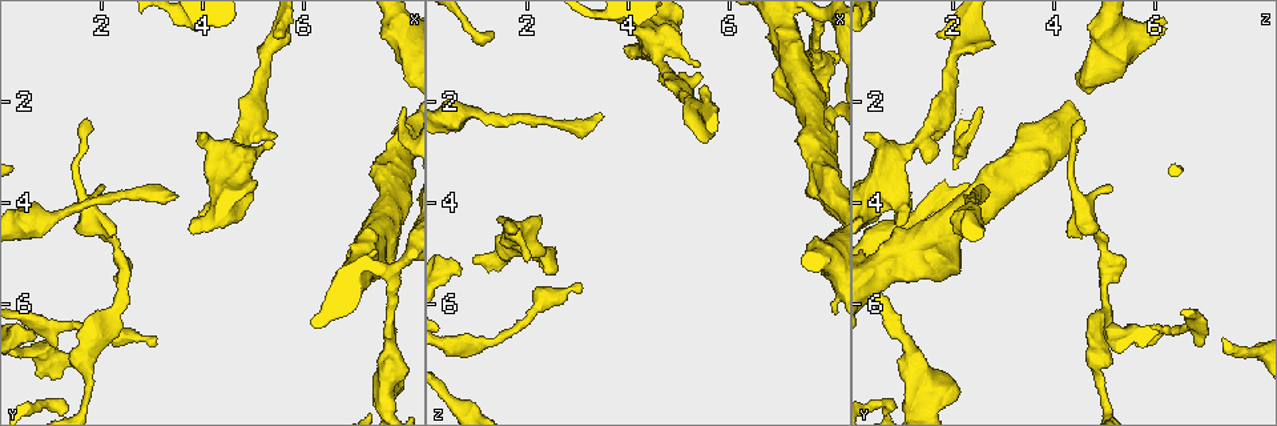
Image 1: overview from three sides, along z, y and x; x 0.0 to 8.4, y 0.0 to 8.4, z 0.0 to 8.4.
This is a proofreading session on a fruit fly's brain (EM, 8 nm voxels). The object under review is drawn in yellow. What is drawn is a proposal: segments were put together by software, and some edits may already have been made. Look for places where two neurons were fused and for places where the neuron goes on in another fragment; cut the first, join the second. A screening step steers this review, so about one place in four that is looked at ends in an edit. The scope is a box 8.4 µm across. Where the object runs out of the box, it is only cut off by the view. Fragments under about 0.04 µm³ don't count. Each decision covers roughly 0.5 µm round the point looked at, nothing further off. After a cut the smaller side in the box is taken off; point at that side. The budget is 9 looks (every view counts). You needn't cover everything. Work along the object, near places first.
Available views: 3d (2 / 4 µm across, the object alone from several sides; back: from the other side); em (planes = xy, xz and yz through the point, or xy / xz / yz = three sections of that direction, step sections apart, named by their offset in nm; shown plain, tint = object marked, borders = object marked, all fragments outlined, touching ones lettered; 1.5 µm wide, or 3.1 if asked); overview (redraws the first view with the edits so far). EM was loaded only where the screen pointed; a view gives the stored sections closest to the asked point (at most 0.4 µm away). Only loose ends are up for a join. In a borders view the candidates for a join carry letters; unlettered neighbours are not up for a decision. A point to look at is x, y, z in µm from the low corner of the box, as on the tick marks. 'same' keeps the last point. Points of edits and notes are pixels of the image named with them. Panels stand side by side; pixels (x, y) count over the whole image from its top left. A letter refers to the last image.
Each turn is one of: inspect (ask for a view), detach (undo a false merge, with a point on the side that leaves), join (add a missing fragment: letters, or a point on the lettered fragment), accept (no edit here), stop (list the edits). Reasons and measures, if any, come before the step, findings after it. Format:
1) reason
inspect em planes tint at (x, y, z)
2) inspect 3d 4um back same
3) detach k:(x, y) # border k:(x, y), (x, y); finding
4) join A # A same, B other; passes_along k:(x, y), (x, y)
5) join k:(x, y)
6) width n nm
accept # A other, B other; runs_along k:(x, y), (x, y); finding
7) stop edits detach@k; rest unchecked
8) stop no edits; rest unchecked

sharp bend
inspect em planes tint at (1.70, 7.95, 4.95)

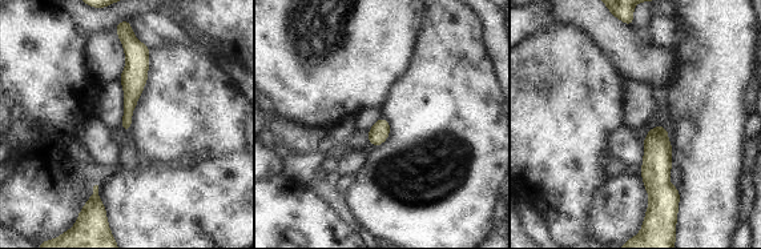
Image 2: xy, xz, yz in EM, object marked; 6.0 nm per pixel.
what lies round it
inspect em planes borders same

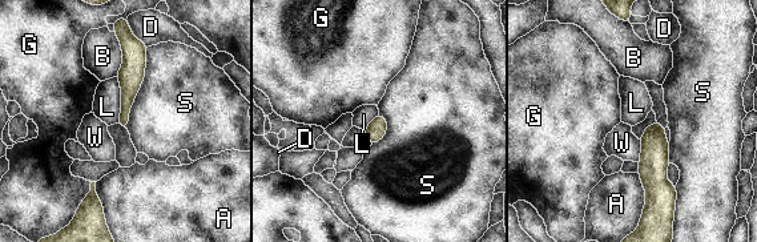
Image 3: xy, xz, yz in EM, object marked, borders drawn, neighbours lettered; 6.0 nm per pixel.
accept # A other, B other, D other, G other, L other, S other, W other; border 3:(148, 47), (144, 79), (125, 128); all the same neuron

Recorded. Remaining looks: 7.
thin end
inspect em xy step 8 borders at (3.10, 6.60, 5.70)

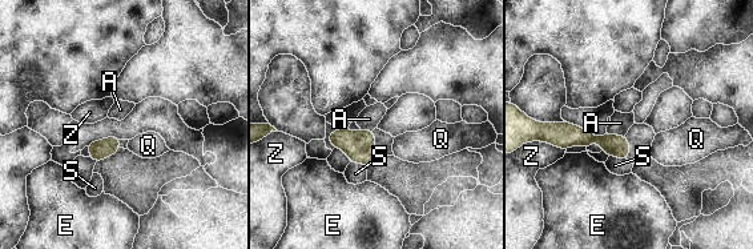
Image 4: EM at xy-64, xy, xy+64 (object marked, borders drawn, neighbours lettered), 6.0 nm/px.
accept # A other, E other, Q other, S other, Z other; none of them fits

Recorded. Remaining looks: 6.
an open end
inspect 3d 2um at (1.10, 6.80, 6.85)

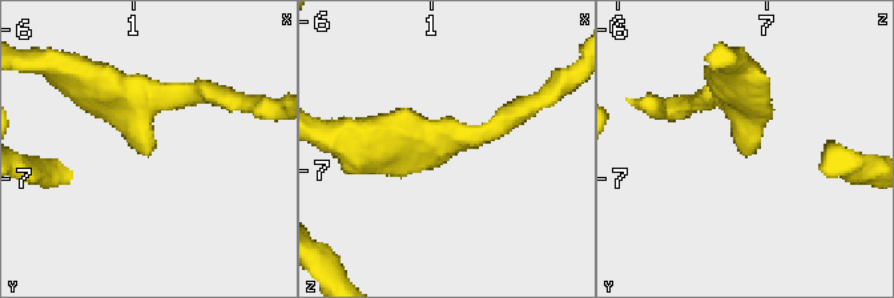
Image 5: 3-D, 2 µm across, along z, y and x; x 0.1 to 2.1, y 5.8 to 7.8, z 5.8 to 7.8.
inspect em planes tint at (1.04, 6.82, 6.88)

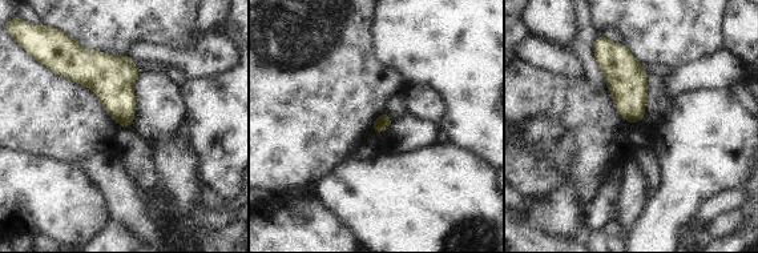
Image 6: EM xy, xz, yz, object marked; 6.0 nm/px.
see the neighbours
inspect em planes borders same

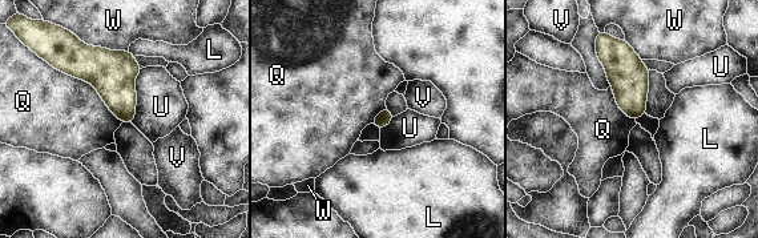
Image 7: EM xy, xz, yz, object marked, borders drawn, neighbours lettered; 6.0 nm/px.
accept # L other, Q other, U other, V other, W other; border 7:(49, 63), (87, 80), (123, 121); none of them fits

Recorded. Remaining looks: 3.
inspect em planes borders at (5.45, 2.85, 1.20)

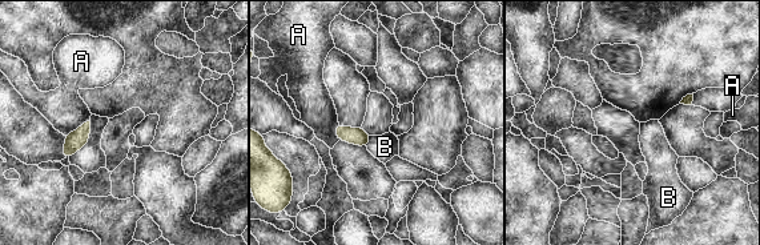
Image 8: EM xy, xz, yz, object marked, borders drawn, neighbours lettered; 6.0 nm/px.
accept # A other, B other; border 8:(370, 136), (365, 145); no lettered fragment goes on from it

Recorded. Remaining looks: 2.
stop no edits; rest unchecked

